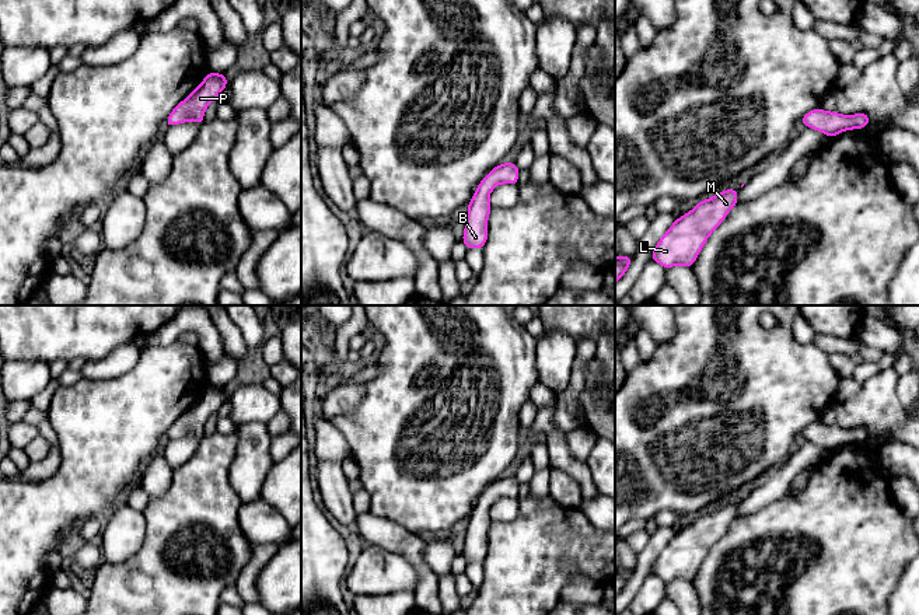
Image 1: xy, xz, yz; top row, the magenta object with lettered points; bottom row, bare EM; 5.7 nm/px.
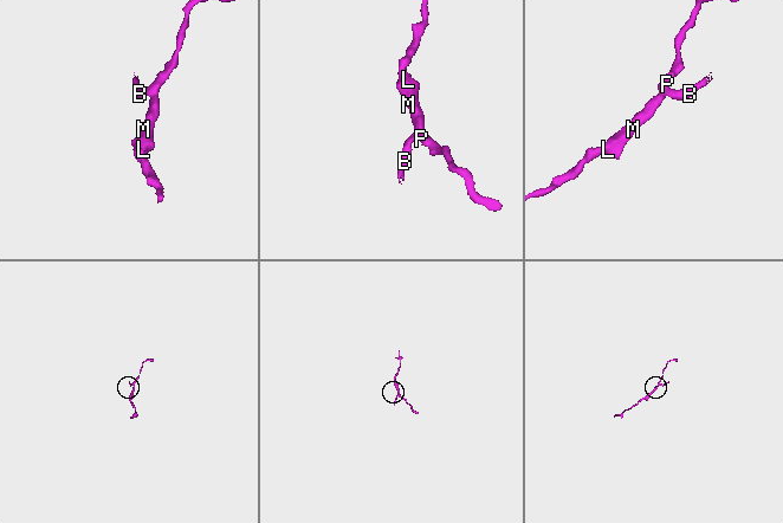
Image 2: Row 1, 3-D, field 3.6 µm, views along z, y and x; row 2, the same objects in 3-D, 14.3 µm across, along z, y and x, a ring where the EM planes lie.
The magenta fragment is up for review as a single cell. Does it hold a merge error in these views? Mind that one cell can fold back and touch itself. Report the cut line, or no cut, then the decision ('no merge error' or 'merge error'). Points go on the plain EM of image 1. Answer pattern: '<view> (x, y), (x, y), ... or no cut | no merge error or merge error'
no cut | no merge error

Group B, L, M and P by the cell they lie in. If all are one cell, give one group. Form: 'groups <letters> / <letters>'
groups B L M P

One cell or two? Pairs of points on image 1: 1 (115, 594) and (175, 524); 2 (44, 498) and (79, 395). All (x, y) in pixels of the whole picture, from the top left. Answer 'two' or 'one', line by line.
1: one
2: one

